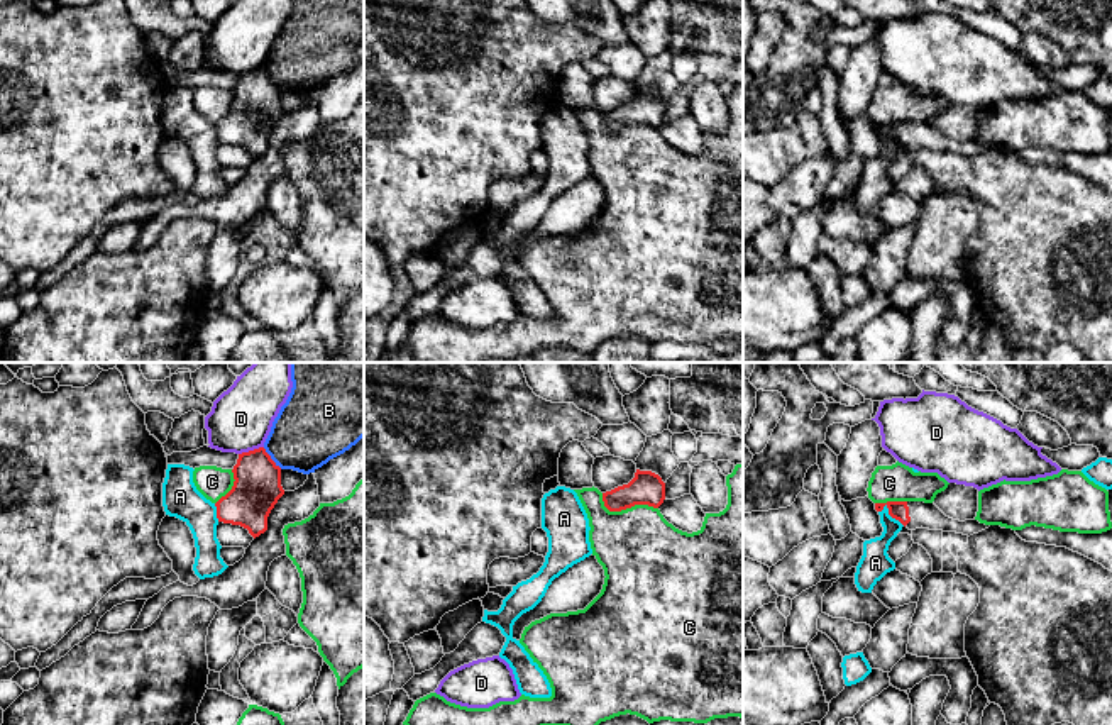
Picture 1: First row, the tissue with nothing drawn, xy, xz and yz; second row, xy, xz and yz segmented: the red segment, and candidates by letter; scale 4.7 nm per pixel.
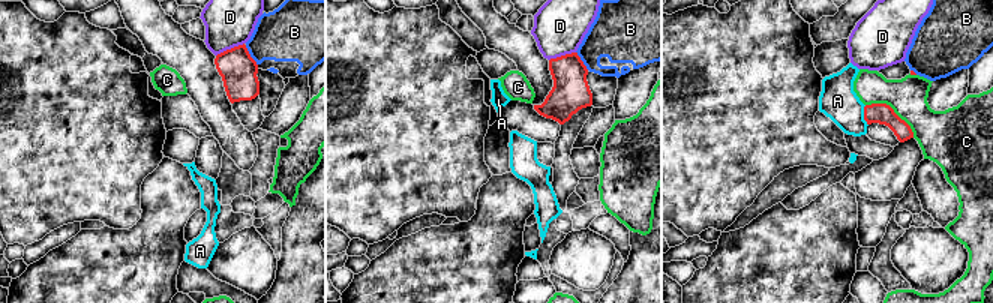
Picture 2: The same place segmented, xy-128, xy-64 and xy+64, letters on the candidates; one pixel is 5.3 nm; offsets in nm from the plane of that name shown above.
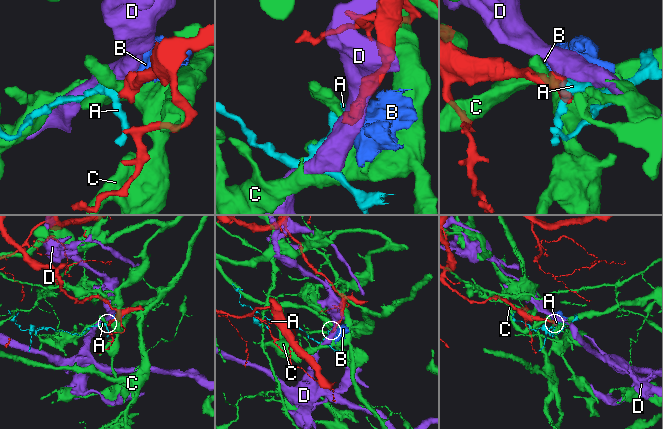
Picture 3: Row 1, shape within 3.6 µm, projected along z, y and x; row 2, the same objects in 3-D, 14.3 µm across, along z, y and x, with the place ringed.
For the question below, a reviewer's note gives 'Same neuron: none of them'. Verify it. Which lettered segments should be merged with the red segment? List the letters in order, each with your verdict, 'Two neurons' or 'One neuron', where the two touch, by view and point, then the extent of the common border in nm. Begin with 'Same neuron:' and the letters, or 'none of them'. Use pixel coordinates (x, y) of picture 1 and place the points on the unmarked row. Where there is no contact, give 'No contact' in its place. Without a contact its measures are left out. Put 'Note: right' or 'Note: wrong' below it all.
Same neuron: none of them
A: Two neurons. Touches red at yz (891, 136). Shared border 150 nm
B: Two neurons. Touches red at xy (269, 78). Shared border 140 nm
C: Two neurons. Touches red at xz (625, 129). Shared border 280 nm
D: Two neurons. Touches red at xy (251, 71). Shared border 130 nm
Note: right

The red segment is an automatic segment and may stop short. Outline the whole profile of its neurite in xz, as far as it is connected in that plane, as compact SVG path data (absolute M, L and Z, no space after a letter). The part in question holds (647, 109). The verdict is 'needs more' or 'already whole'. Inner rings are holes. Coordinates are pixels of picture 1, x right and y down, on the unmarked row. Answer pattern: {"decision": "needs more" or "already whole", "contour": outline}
{"decision": "already whole", "contour": "M636 90L635 98L623 107L603 113L604 127L609 132L621 132L635 125L658 129L665 120L665 103L652 91Z"}

